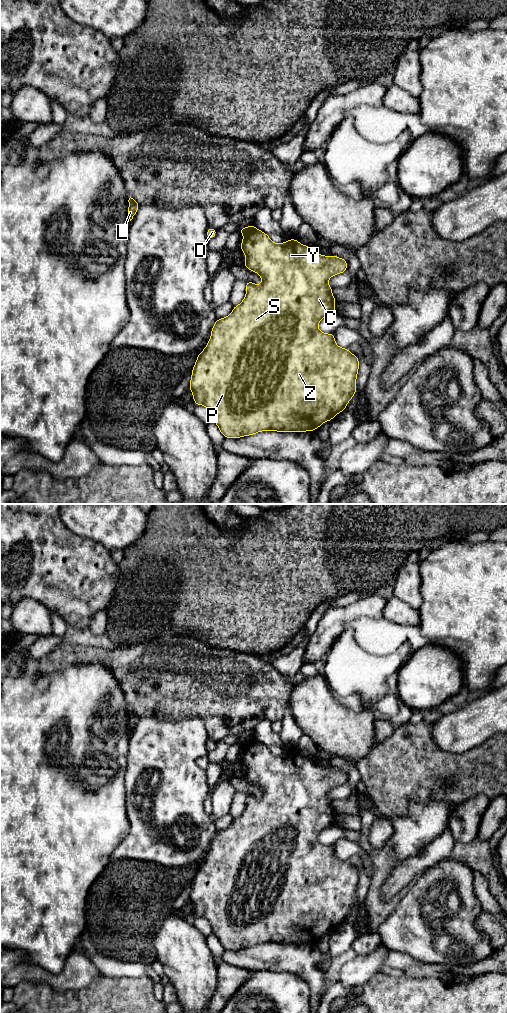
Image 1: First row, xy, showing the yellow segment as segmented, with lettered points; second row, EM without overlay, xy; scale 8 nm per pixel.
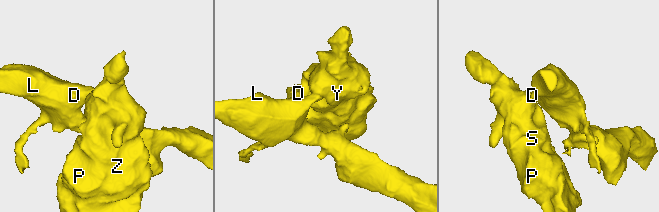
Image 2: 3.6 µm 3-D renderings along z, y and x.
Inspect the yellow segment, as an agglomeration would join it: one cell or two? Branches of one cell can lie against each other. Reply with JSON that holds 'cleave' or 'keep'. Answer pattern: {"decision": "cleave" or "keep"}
{"decision": "cleave"}

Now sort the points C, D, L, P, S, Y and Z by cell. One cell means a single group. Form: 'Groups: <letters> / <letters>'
Groups: C P S Y Z / D L

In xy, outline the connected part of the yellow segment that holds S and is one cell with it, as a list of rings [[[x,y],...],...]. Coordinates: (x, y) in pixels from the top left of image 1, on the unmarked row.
[[[252,740],[251,742],[249,742],[245,746],[243,746],[243,752],[242,752],[240,761],[243,763],[243,765],[244,765],[244,767],[246,769],[246,773],[244,775],[244,778],[248,782],[250,782],[252,784],[255,784],[255,785],[258,785],[260,787],[261,791],[262,791],[262,794],[261,794],[260,797],[256,797],[253,794],[245,793],[245,795],[246,795],[246,807],[245,807],[243,813],[239,817],[233,819],[232,824],[231,824],[230,827],[228,827],[227,829],[224,829],[224,830],[217,831],[215,836],[213,837],[213,839],[211,841],[210,851],[209,851],[206,859],[204,860],[204,862],[198,866],[197,872],[195,874],[195,877],[194,877],[193,881],[192,881],[189,901],[193,906],[193,913],[195,914],[196,917],[203,917],[209,922],[209,924],[210,924],[210,926],[212,928],[212,933],[217,936],[221,946],[225,950],[241,950],[241,949],[244,949],[244,948],[254,947],[254,946],[256,946],[258,944],[261,944],[261,943],[276,943],[276,944],[315,943],[324,934],[331,933],[337,926],[339,926],[340,924],[345,922],[348,914],[356,906],[356,891],[357,891],[357,886],[358,886],[358,882],[359,882],[359,871],[358,871],[358,869],[356,867],[352,866],[348,862],[348,860],[339,859],[335,854],[334,845],[326,846],[326,845],[321,844],[319,842],[319,840],[318,840],[318,836],[323,830],[325,830],[328,827],[334,826],[334,824],[335,824],[336,812],[335,812],[335,810],[334,810],[334,808],[332,806],[332,801],[333,800],[328,797],[328,792],[334,787],[346,784],[346,782],[347,782],[347,772],[346,771],[341,771],[336,767],[324,768],[322,766],[315,765],[315,764],[312,763],[312,759],[303,757],[294,750],[292,750],[292,751],[286,753],[286,754],[283,754],[281,756],[274,755],[274,754],[271,753],[270,749],[266,745],[262,744],[261,742],[259,742],[257,740]]]

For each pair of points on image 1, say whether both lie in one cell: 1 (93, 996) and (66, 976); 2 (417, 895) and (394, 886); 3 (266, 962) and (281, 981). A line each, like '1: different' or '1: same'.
1: different
2: different
3: different

